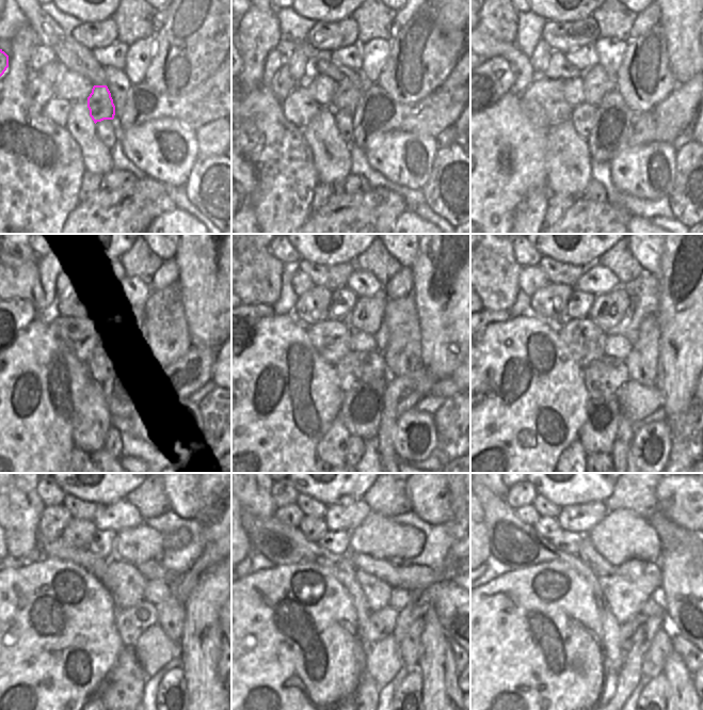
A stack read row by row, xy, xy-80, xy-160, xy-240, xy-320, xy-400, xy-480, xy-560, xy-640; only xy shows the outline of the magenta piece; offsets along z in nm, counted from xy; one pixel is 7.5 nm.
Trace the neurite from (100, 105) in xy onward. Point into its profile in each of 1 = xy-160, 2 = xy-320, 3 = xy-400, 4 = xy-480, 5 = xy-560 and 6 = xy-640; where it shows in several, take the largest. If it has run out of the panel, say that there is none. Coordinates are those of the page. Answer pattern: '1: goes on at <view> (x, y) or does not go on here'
1: goes on at xy-160 (596, 82)
2: goes on at xy-320 (367, 315)
3: goes on at xy-400 (608, 310)
4: goes on at xy-480 (137, 545)
5: goes on at xy-560 (379, 536)
6: goes on at xy-640 (622, 535)

